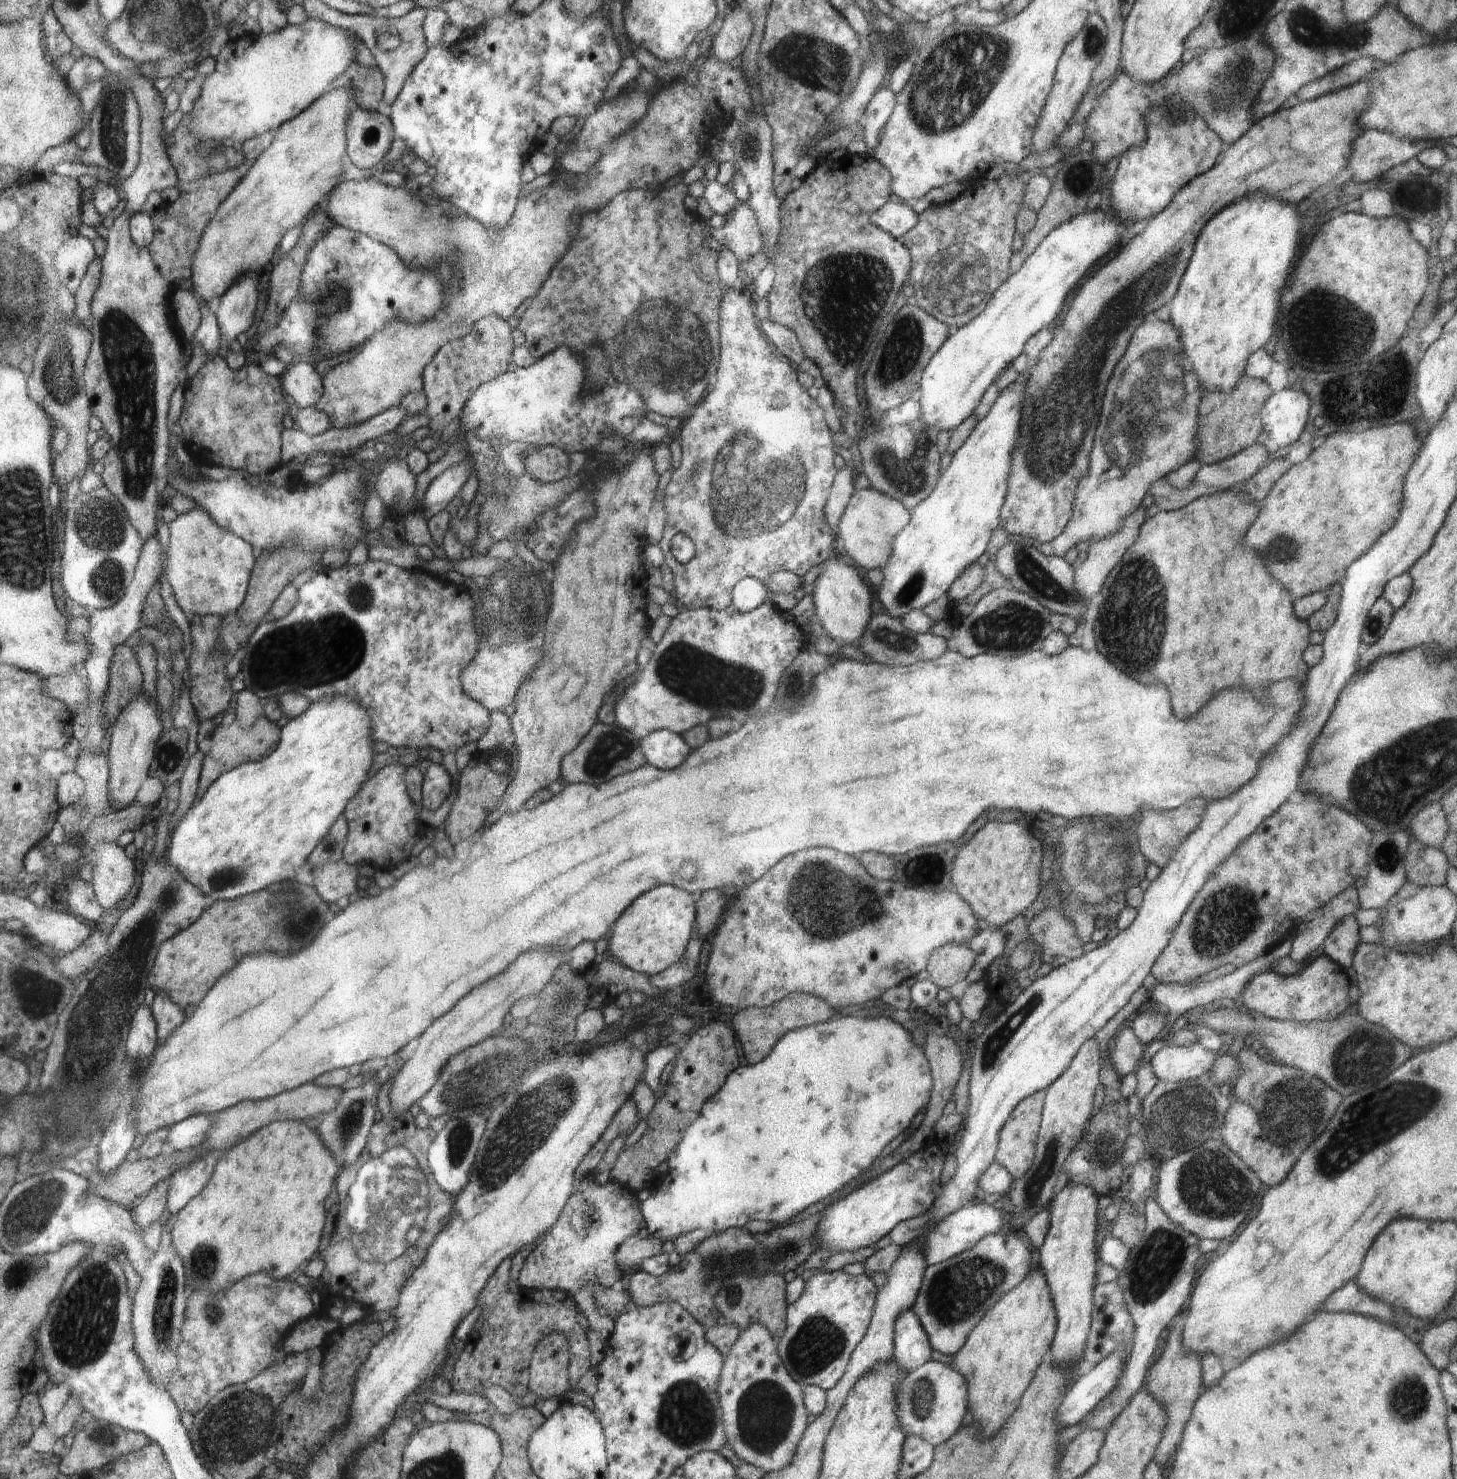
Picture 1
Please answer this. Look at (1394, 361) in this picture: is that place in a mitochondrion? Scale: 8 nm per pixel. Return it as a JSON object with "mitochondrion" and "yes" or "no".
{"mitochondrion":"yes"}

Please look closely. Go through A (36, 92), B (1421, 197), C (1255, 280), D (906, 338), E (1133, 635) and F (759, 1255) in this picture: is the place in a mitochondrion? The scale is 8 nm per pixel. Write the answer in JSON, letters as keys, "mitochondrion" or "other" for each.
{"A":"other","B":"mitochondrion","C":"other","D":"mitochondrion","E":"mitochondrion","F":"mitochondrion"}

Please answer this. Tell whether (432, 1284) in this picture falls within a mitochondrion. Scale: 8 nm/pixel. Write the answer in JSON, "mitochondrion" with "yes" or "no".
{"mitochondrion":"no"}

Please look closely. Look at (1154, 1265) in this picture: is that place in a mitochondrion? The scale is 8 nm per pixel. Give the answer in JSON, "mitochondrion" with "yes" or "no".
{"mitochondrion":"yes"}

